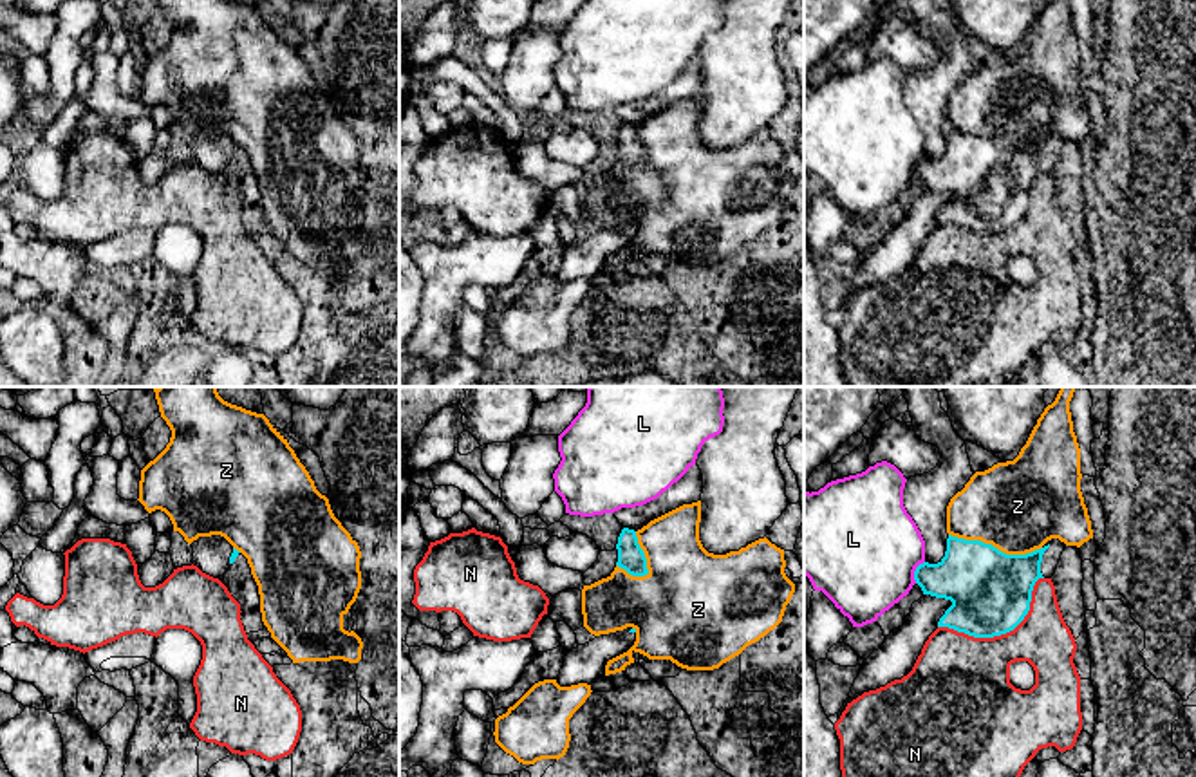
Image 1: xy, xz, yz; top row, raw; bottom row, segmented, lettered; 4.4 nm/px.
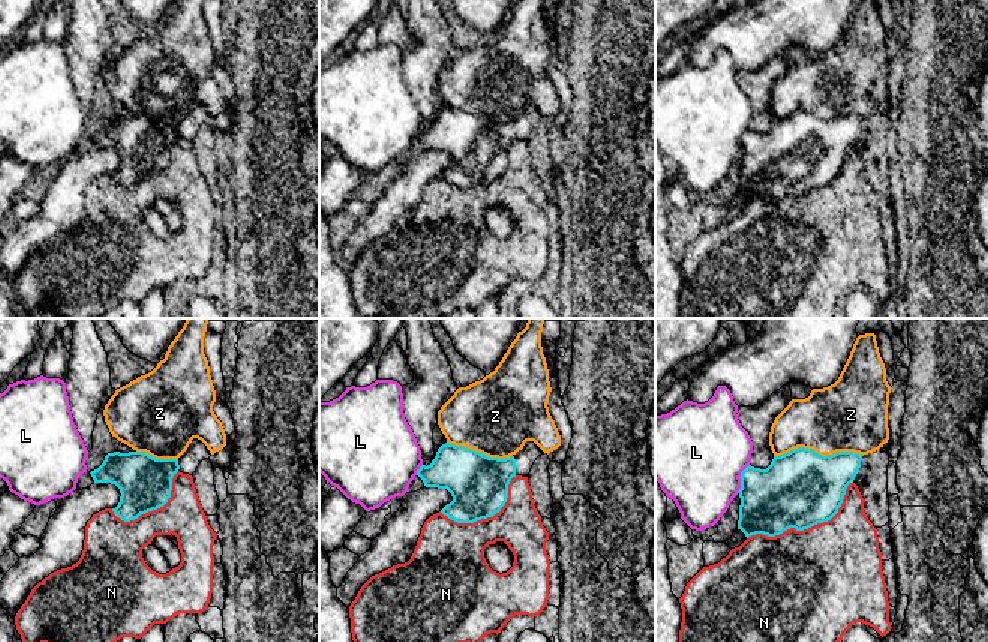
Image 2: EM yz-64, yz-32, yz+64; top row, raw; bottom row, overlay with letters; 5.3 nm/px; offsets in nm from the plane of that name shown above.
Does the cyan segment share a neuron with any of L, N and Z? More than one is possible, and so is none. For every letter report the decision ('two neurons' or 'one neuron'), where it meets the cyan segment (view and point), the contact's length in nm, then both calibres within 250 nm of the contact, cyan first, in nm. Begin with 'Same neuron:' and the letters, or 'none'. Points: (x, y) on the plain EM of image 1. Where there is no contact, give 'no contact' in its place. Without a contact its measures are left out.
Same neuron: none
L: two neurons; meets cyan in yz at (915, 167); contact 110 nm long; 300 nm thick on the cyan side, 500 nm on the other
N: two neurons; meets cyan in yz at (1001, 228); contact 500 nm long; 360 nm thick on the cyan side, 360 nm on the other
Z: two neurons; meets cyan in yz at (996, 143); contact 420 nm long; 360 nm thick on the cyan side, 400 nm on the other

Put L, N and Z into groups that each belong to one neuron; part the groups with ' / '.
L / N / Z

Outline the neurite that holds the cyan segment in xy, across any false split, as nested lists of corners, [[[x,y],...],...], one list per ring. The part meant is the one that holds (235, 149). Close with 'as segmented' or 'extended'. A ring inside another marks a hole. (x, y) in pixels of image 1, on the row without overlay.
[[[220,130],[199,132],[192,143],[193,161],[213,173],[222,172],[240,148]]]; extended

